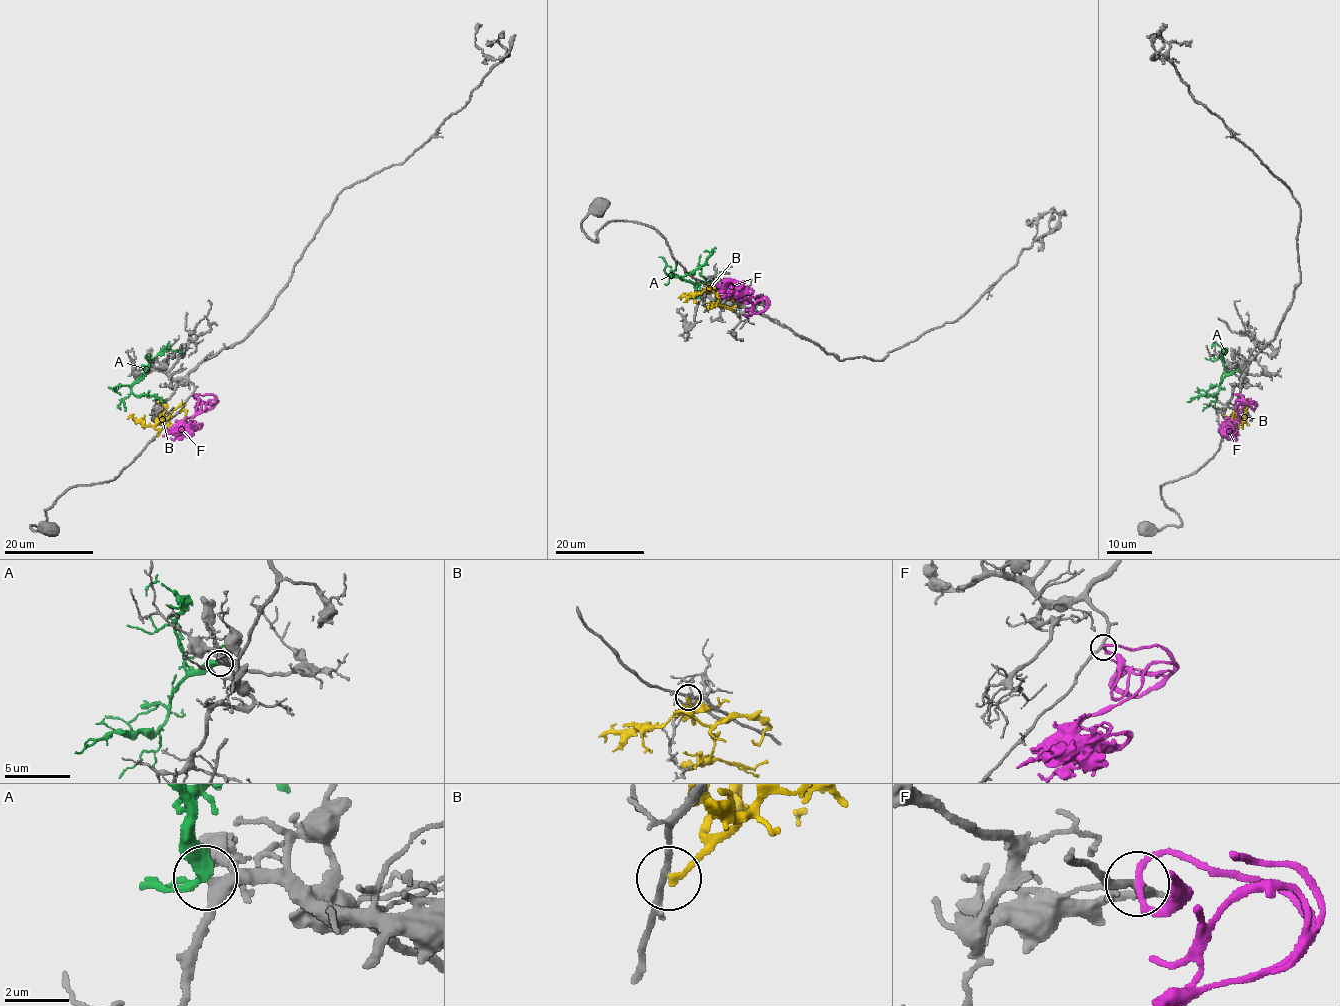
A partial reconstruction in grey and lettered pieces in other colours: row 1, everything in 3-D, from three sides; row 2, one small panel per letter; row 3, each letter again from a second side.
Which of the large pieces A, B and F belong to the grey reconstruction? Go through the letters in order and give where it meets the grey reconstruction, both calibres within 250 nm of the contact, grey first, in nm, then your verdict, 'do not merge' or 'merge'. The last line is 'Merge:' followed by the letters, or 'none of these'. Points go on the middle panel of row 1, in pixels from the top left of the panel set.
A: (698, 297) | 360/300 nm | merge
B: (709, 283) | 180/160 nm | do not merge
F: (744, 299) | 220/180 nm | do not merge
Merge: A

